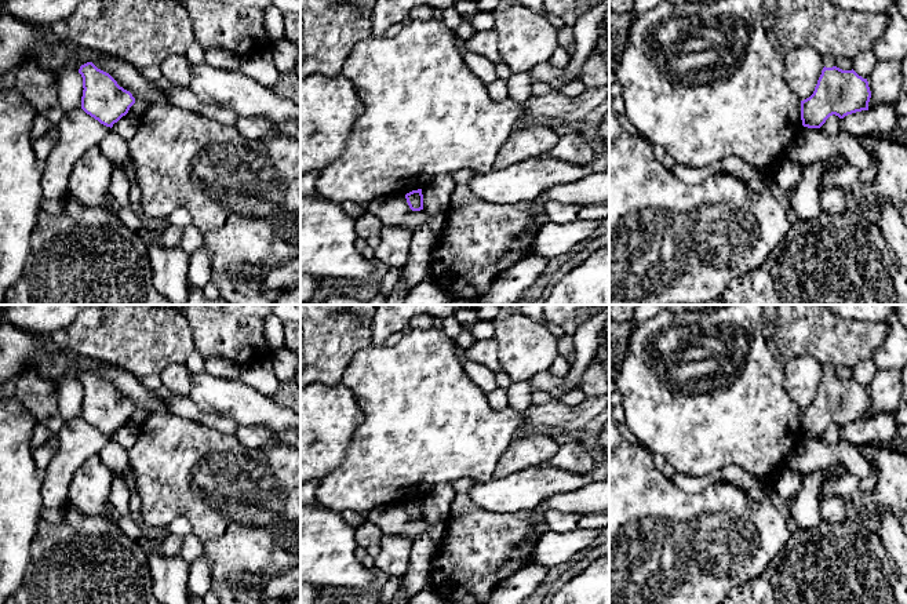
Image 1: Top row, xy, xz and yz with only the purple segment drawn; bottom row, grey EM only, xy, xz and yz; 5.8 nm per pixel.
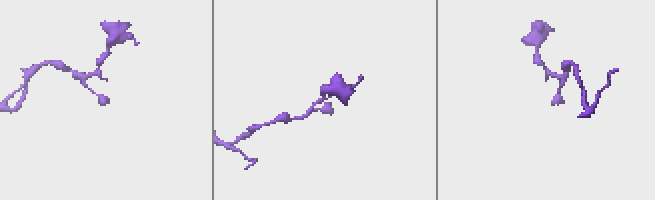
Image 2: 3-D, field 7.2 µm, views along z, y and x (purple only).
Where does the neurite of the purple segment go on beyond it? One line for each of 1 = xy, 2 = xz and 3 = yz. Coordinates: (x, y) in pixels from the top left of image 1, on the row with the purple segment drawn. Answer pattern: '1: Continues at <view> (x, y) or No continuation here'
1: No continuation here
2: No continuation here
3: No continuation here

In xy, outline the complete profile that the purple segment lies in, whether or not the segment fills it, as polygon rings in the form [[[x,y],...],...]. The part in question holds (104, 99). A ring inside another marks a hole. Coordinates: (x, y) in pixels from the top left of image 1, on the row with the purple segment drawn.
[[[92,62],[80,66],[83,77],[81,109],[106,127],[113,127],[135,103],[132,94]]]

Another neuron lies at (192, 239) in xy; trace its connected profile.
[[[192,223],[183,225],[183,232],[178,243],[178,248],[190,255],[201,245],[204,245],[203,233]]]

